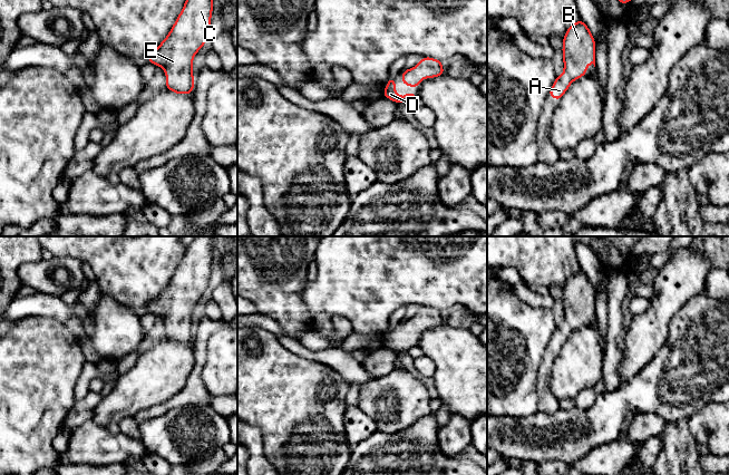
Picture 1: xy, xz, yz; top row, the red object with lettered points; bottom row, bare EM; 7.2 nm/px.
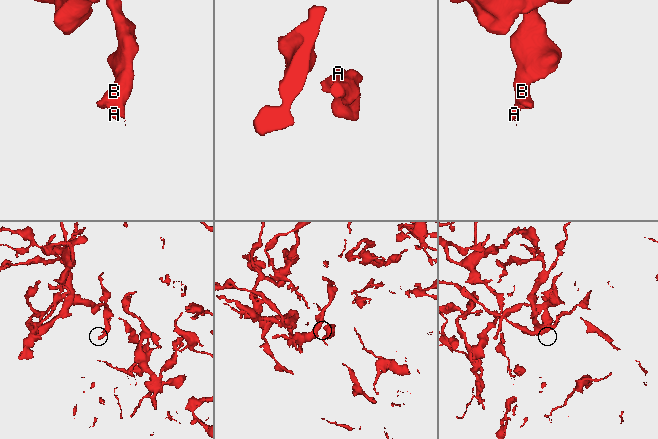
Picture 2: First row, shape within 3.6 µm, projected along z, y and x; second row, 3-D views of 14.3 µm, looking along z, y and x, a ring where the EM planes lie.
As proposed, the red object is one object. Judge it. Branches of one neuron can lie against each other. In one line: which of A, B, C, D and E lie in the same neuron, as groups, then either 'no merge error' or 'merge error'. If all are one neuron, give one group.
A B C D E | no merge error

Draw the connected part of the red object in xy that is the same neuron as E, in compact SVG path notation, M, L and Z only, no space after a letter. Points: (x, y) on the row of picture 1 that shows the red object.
M186 0L168 36L161 42L157 49L148 54L148 62L161 66L166 72L166 88L171 91L182 95L194 91L194 75L192 74L193 58L207 39L212 10L213 0Z

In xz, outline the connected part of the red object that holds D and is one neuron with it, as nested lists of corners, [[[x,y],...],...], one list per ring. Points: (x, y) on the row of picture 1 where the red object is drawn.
[[[389,77],[389,81],[386,85],[386,88],[383,90],[383,97],[391,99],[396,104],[400,104],[400,103],[404,103],[404,101],[408,101],[414,96],[415,96],[414,94],[406,94],[405,96],[397,96],[396,95],[395,78]]]

